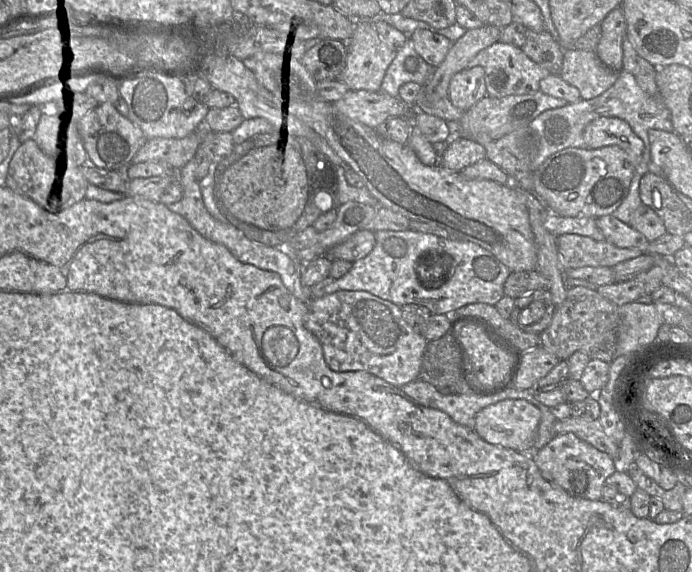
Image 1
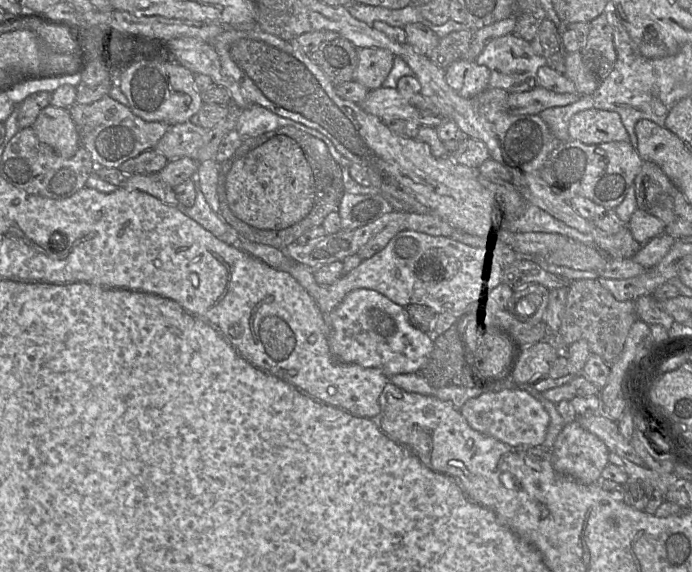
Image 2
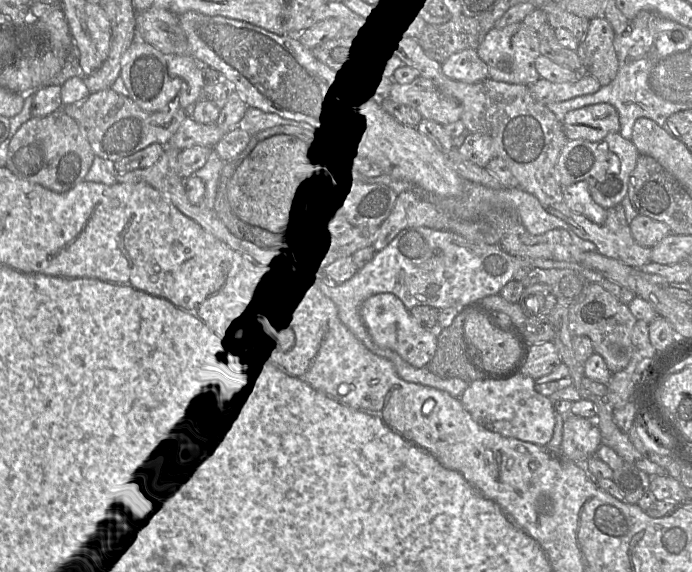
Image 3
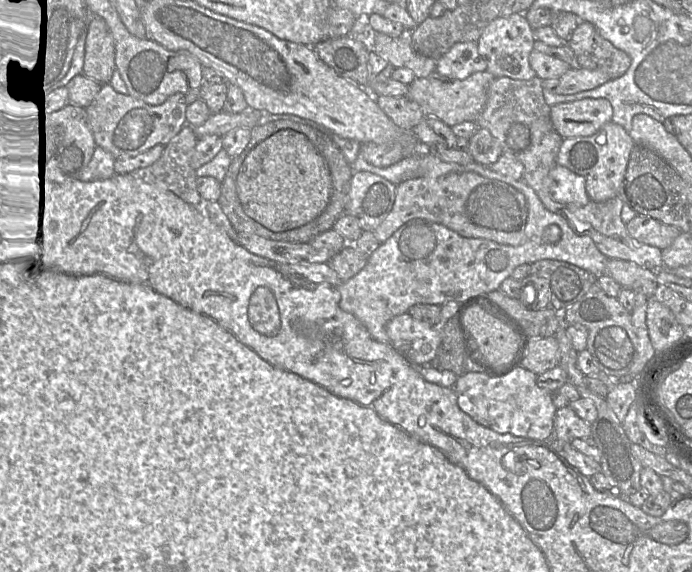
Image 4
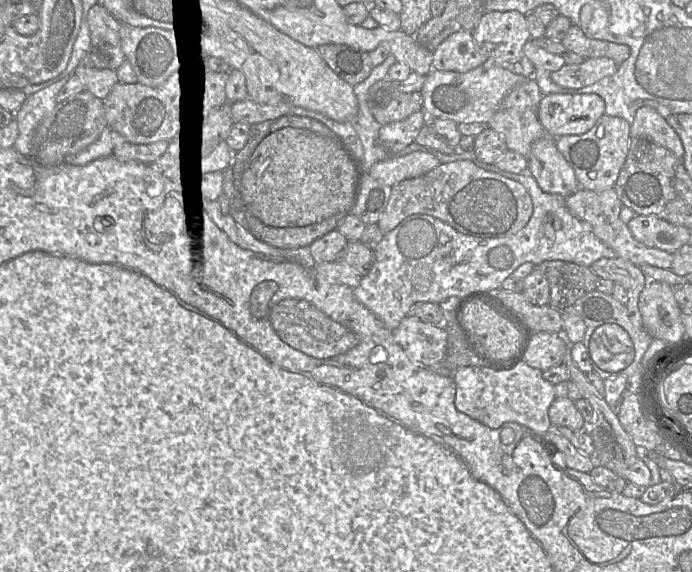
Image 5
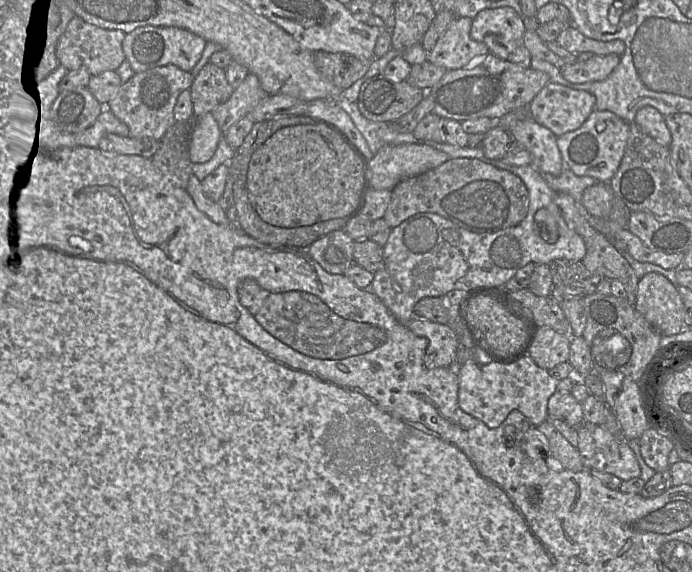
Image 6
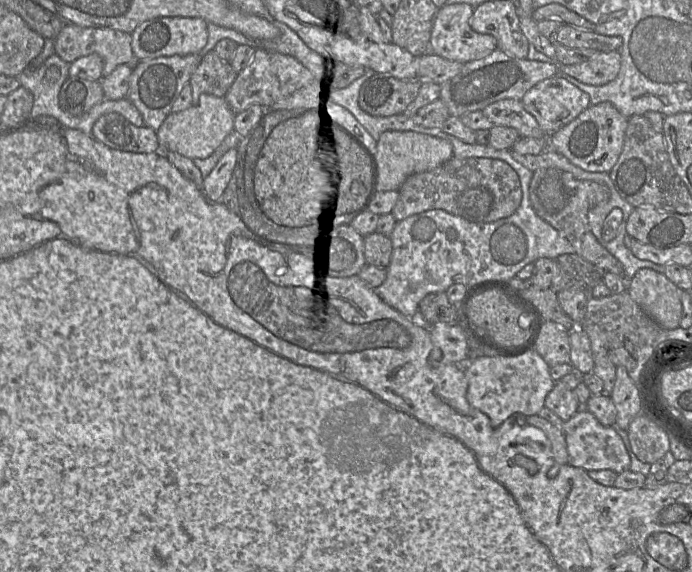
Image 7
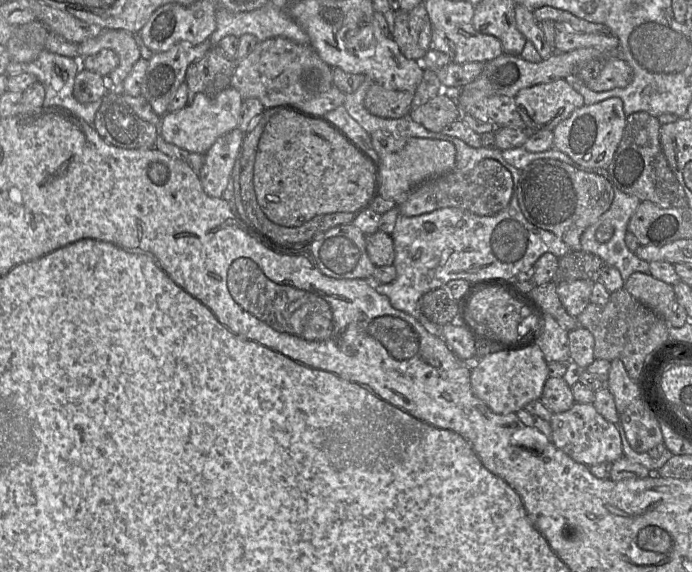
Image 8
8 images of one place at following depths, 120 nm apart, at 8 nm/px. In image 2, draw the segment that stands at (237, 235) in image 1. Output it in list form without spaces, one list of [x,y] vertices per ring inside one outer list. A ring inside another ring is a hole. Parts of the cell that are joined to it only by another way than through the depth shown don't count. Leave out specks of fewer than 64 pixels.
[[[197,177],[194,180],[196,183],[196,199],[194,205],[192,207],[185,207],[178,203],[178,209],[218,239],[228,244],[238,245],[239,236],[232,232],[232,228],[211,209],[201,192]]]

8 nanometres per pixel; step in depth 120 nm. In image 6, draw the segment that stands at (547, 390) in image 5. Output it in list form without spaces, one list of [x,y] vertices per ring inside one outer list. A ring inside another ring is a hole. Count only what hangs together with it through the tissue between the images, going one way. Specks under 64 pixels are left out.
[[[529,355],[505,365],[493,361],[478,364],[468,360],[459,373],[459,406],[489,428],[498,428],[512,411],[521,412],[534,426],[539,426],[549,415],[548,400],[556,392],[558,384],[548,371],[539,367]]]

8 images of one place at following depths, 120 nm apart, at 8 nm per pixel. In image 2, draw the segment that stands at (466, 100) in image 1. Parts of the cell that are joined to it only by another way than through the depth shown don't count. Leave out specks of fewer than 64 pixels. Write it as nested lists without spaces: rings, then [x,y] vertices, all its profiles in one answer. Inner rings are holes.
[[[458,59],[445,69],[448,85],[461,97],[471,98],[488,88],[490,70],[475,61]]]

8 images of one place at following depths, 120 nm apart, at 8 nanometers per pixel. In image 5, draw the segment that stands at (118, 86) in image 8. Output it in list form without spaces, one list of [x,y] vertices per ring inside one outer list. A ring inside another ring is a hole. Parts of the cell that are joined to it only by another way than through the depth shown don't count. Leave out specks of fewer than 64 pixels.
[[[102,5],[90,8],[87,15],[91,38],[88,64],[96,69],[117,70],[126,59],[121,47],[121,22]]]

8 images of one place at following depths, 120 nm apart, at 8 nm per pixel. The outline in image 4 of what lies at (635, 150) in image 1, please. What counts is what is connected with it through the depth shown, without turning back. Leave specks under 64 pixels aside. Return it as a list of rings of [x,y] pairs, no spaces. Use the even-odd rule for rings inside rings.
[[[584,98],[550,108],[553,127],[563,138],[586,137],[612,121],[613,108],[604,98]]]

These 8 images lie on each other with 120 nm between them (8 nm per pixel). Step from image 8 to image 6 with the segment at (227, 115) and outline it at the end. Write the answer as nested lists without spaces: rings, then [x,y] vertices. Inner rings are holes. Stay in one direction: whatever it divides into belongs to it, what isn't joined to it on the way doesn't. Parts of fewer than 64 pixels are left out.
[[[212,113],[193,119],[189,139],[189,154],[192,164],[209,161],[223,138],[218,123]]]

